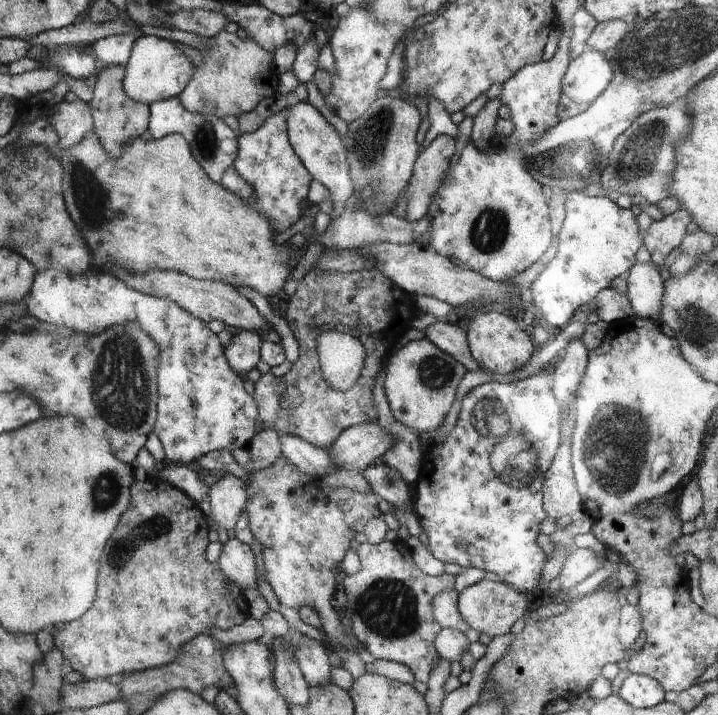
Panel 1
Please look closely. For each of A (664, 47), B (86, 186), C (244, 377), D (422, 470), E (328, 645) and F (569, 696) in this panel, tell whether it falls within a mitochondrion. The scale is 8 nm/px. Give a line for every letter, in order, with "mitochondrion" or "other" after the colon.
A: mitochondrion
B: mitochondrion
C: other
D: other
E: other
F: other

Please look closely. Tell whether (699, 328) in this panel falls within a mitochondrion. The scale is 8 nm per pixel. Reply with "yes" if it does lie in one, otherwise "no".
yes

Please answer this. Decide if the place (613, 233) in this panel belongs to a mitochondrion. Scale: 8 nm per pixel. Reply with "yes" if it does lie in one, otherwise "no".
no

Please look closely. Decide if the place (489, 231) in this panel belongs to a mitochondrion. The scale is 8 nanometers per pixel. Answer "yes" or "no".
yes

